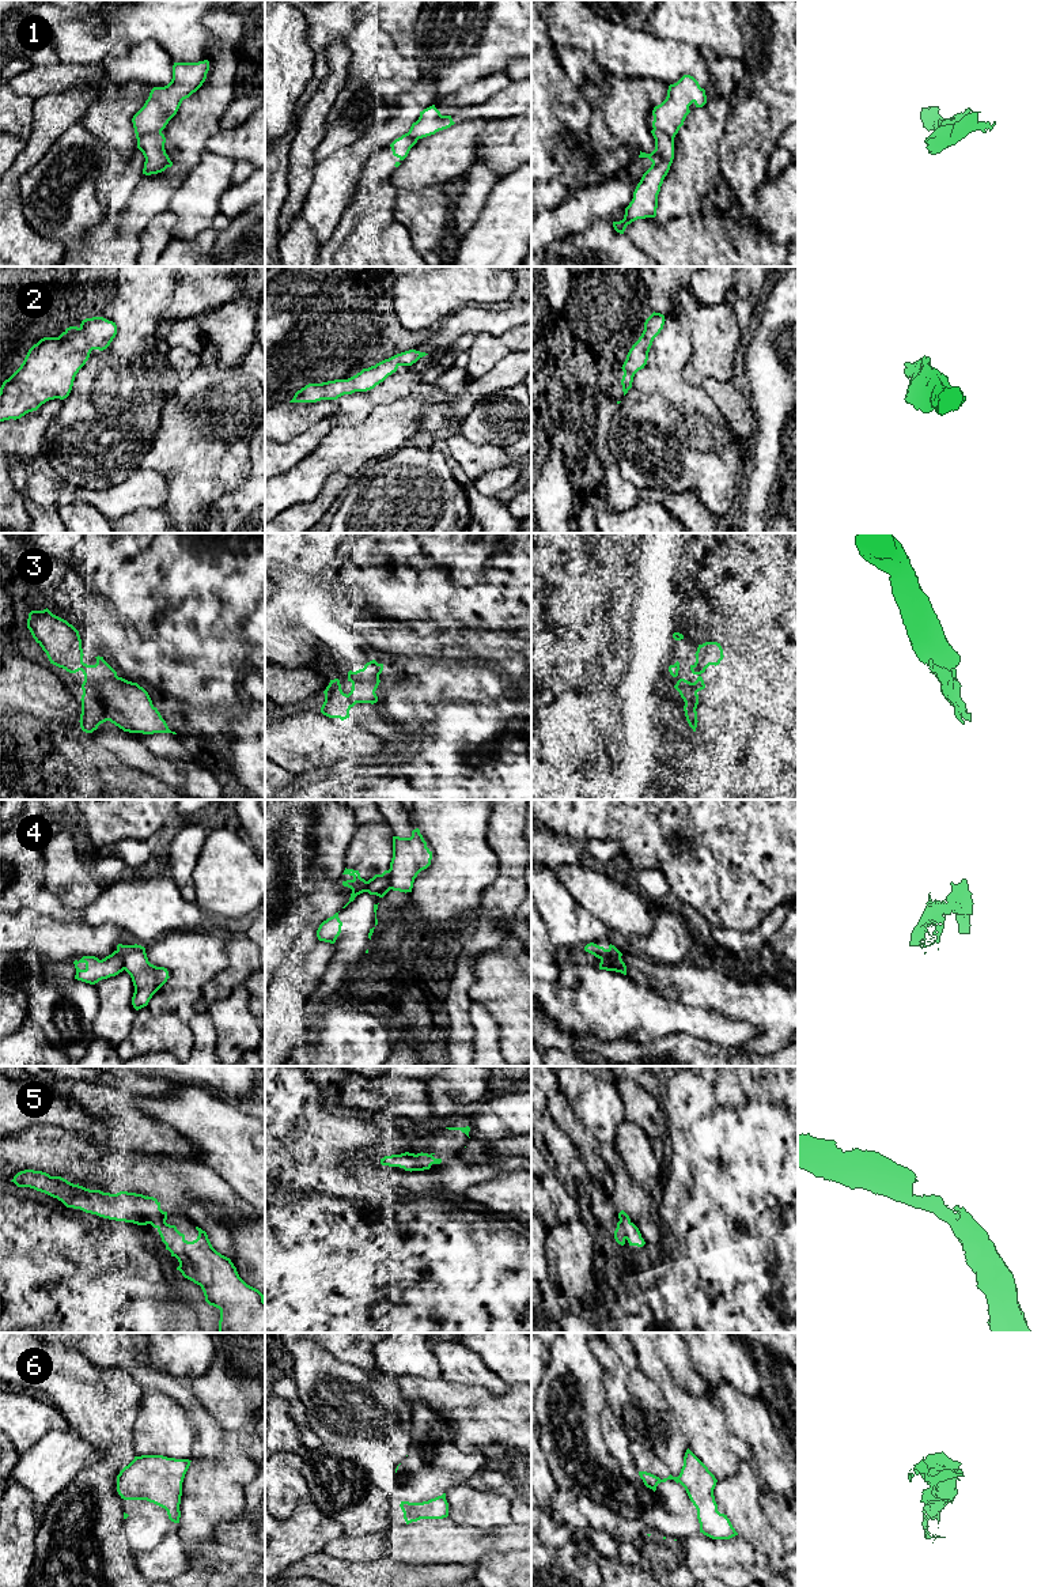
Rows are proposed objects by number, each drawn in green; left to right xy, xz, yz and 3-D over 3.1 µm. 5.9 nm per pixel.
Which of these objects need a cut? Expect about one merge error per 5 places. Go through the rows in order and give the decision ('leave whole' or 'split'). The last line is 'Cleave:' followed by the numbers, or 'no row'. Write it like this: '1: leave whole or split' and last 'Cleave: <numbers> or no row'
1: split
2: leave whole
3: leave whole
4: split
5: leave whole
6: leave whole
Cleave: 1, 4

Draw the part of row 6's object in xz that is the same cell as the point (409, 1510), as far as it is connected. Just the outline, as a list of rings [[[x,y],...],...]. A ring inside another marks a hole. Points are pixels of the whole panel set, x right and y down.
[[[446,1493],[423,1503],[401,1501],[400,1507],[406,1524],[420,1519],[443,1519],[448,1516]]]

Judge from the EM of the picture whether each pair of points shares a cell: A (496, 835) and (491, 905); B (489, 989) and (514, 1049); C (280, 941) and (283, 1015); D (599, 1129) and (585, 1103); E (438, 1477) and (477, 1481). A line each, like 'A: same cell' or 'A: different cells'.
A: same cell
B: same cell
C: different cells
D: same cell
E: different cells

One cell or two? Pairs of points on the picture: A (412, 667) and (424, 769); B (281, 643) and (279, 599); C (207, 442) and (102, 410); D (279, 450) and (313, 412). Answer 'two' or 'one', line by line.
A: two
B: one
C: two
D: two

